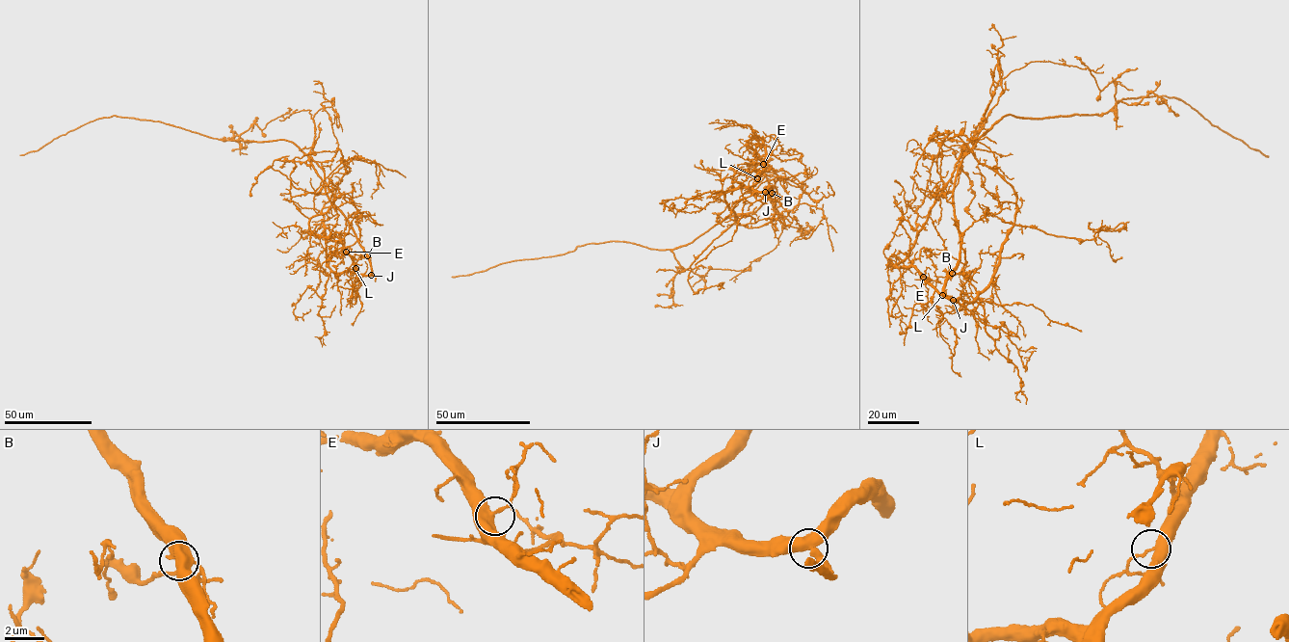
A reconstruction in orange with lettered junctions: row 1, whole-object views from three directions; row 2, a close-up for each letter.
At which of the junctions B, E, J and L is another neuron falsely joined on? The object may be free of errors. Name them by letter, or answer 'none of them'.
B

